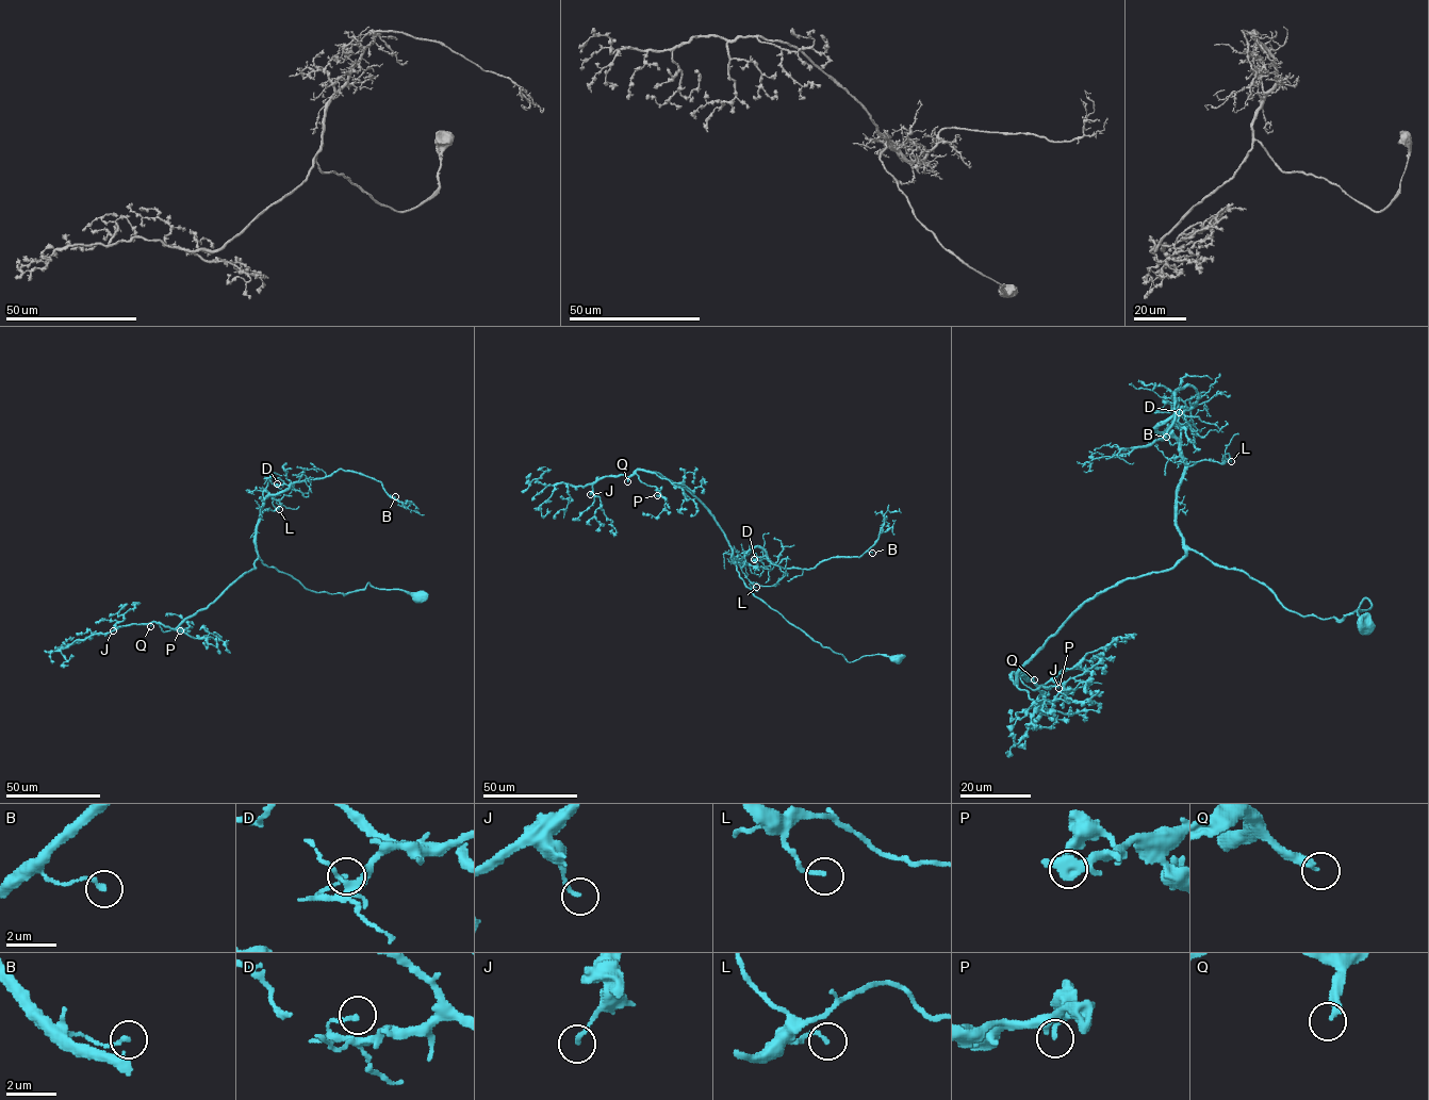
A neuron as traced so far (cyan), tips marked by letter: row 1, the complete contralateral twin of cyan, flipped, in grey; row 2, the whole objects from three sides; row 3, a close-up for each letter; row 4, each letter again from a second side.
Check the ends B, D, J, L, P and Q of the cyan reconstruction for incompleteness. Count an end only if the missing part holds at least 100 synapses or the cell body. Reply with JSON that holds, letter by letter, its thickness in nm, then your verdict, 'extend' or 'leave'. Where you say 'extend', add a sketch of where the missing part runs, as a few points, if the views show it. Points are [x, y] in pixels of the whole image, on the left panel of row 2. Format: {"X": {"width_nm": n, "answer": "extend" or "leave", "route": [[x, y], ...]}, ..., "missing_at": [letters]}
{"B": {"width_nm": 170, "answer": "leave"}, "D": {"width_nm": 180, "answer": "leave"}, "J": {"width_nm": 170, "answer": "leave"}, "L": {"width_nm": 160, "answer": "leave"}, "P": {"width_nm": 260, "answer": "leave"}, "Q": {"width_nm": 260, "answer": "extend", "route": [[150, 626], [159, 610], [151, 609], [145, 600]]}, "missing_at": ["Q"]}

